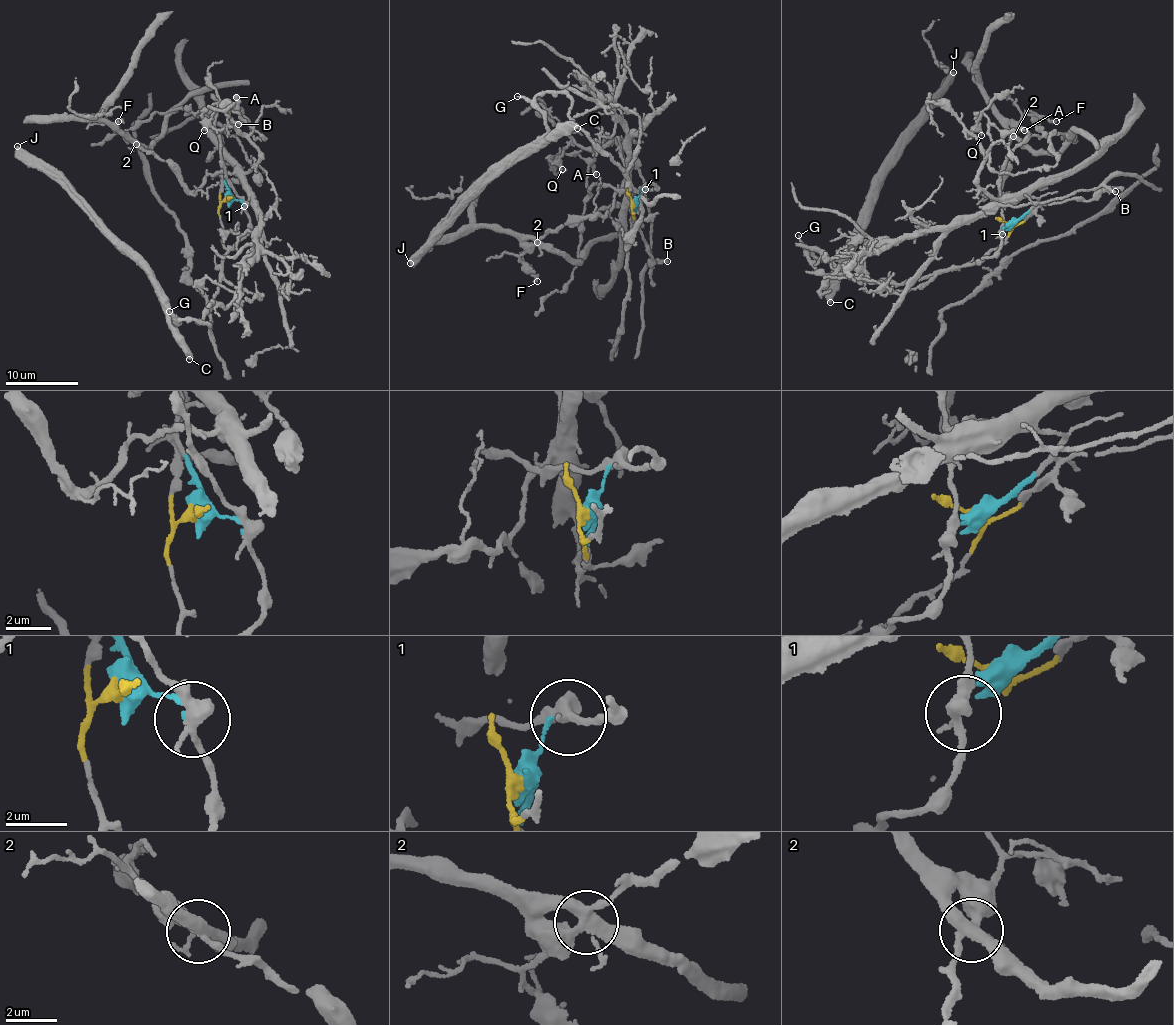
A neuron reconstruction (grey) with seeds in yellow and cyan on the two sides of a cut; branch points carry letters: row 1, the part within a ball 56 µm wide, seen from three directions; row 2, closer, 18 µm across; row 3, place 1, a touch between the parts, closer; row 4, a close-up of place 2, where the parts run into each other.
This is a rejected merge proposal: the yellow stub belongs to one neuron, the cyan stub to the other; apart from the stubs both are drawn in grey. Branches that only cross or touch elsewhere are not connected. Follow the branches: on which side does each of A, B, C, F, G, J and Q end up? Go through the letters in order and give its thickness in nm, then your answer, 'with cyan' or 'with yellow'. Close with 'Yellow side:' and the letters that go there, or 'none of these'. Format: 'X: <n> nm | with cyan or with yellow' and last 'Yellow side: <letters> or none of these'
A: 320 nm | with yellow
B: 260 nm | with cyan
C: 440 nm | with yellow
F: 240 nm | with cyan
G: 150 nm | with yellow
J: 500 nm | with yellow
Q: 110 nm | with cyan
Yellow side: A, C, G, J

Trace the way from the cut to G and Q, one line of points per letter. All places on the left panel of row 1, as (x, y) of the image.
G: (227, 198), (218, 216), (228, 248), (222, 274), (212, 305), (201, 324), (198, 321), (210, 326), (169, 311)
Q: (227, 198), (223, 166), (233, 164), (246, 174), (257, 162), (258, 150), (230, 122), (204, 130)

